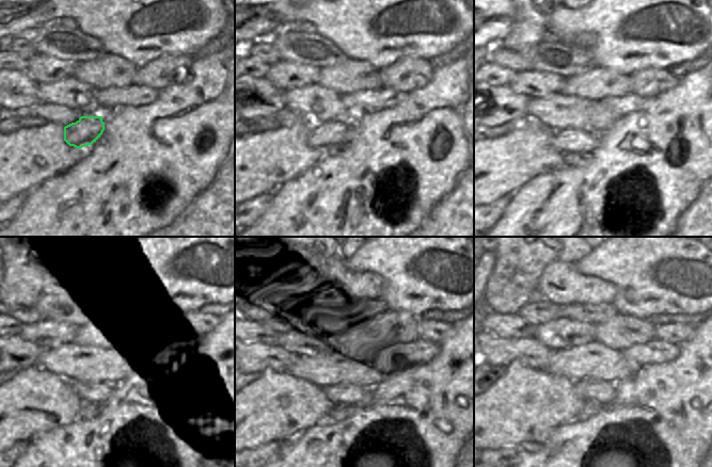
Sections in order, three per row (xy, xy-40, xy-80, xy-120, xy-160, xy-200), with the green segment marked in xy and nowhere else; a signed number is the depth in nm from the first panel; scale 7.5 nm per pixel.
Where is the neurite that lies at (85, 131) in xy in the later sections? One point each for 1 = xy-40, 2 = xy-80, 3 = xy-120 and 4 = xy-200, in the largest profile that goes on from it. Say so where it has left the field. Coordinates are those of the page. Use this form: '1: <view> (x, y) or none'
1: xy-40 (331, 134)
2: xy-80 (567, 141)
3: xy-120 (92, 392)
4: xy-200 (602, 392)

